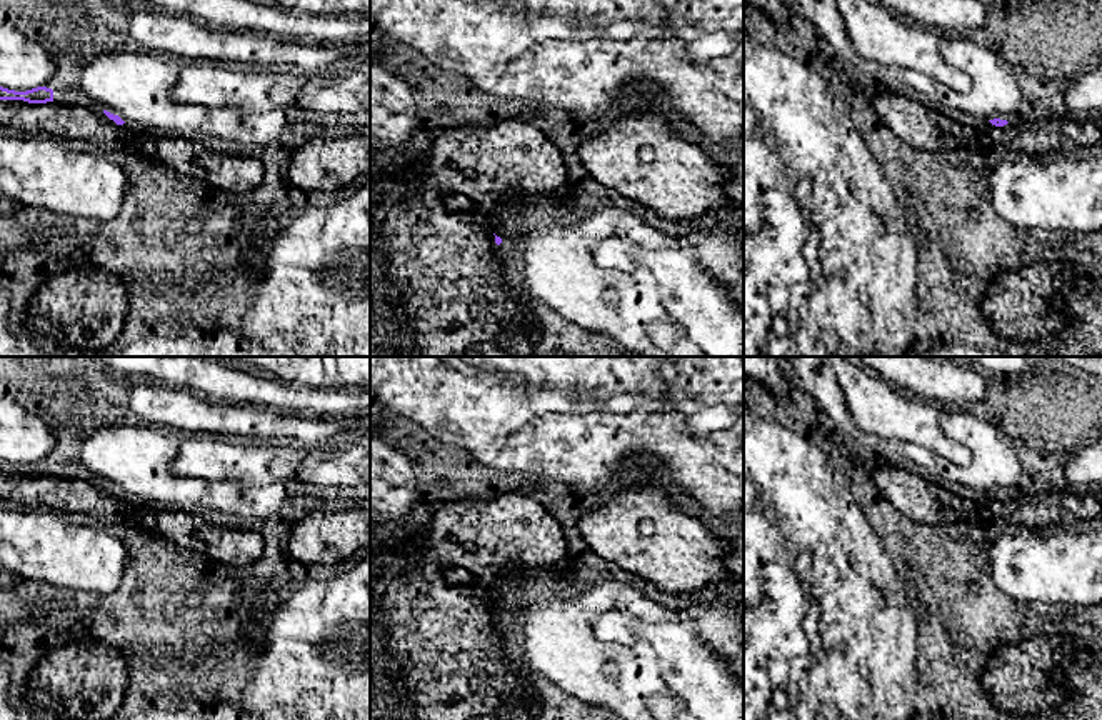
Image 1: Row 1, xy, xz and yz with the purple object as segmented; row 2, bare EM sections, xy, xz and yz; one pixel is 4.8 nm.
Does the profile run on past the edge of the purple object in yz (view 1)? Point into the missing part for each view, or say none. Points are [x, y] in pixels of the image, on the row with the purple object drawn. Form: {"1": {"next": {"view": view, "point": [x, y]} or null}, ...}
{"1": {"next": null}}

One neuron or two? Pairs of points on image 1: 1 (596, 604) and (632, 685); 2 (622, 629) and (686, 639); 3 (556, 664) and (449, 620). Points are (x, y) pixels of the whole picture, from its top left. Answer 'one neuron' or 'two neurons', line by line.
1: one neuron
2: one neuron
3: two neurons

